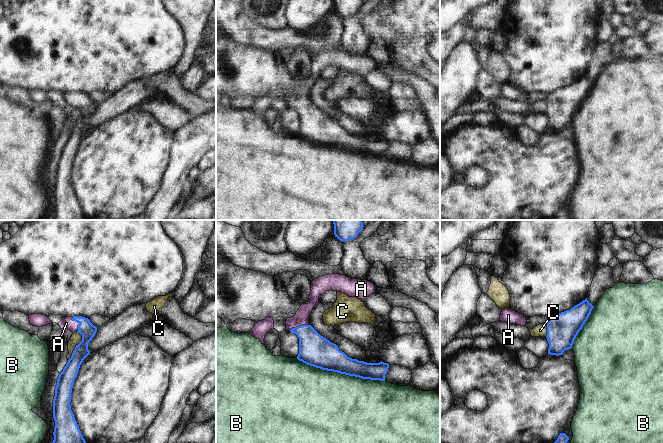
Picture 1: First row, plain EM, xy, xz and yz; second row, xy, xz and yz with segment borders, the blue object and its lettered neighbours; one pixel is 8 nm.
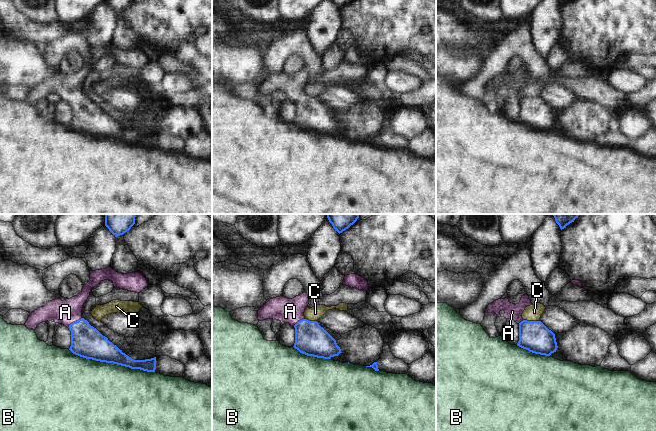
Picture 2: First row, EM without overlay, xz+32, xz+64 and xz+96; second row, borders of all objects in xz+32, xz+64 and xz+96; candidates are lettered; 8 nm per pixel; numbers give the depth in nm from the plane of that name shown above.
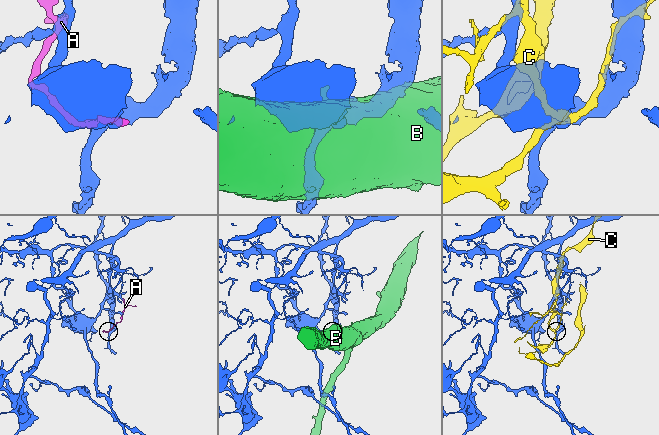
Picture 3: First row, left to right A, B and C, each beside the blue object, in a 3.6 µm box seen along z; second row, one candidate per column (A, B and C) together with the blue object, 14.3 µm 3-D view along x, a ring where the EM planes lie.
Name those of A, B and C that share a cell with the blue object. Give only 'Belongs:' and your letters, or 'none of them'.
Belongs: A

